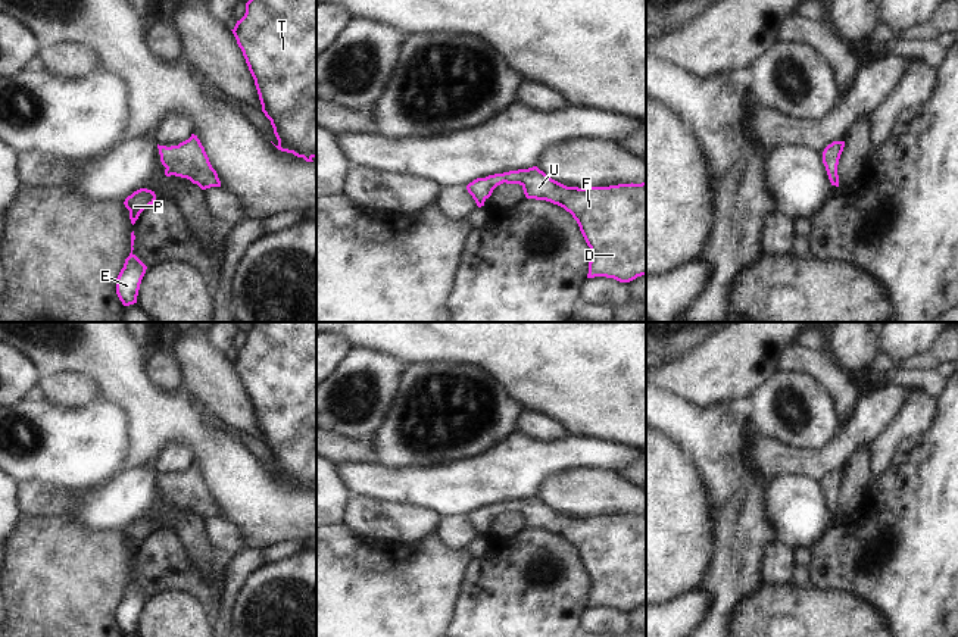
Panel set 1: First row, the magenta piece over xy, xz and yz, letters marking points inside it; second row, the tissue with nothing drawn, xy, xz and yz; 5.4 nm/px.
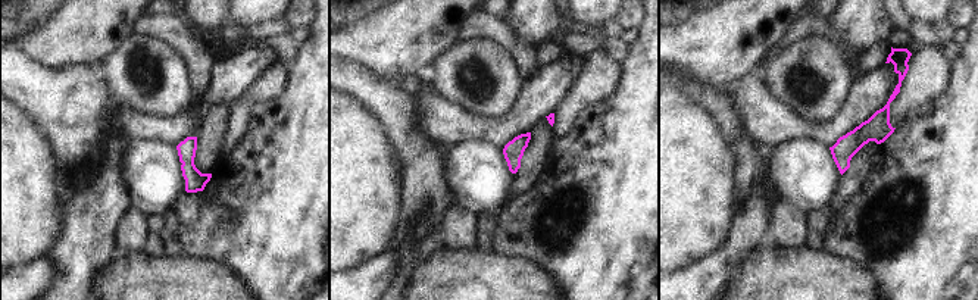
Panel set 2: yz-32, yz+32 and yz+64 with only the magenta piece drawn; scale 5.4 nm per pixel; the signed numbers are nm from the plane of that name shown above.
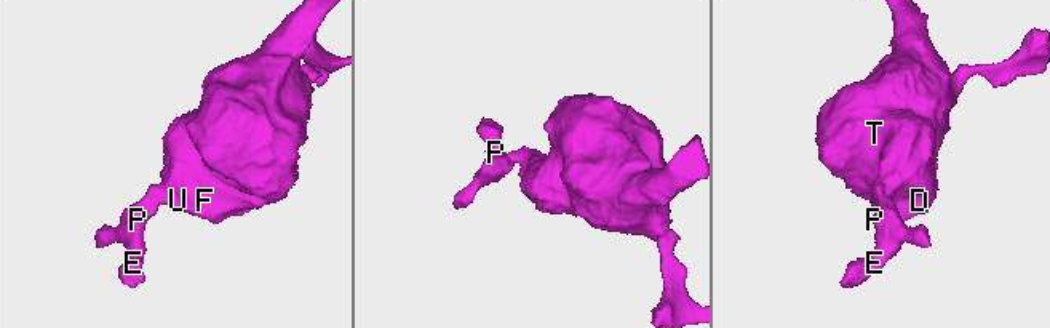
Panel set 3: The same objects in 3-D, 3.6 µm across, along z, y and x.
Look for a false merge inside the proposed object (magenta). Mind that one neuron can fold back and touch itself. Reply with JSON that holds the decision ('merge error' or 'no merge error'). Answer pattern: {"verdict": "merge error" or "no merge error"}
{"verdict": "no merge error"}

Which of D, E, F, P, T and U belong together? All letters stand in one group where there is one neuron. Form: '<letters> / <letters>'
D E F P T U

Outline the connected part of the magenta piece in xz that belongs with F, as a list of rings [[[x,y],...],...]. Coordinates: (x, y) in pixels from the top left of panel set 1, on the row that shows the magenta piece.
[[[533,166],[477,178],[466,185],[466,190],[481,207],[493,190],[503,182],[519,184],[527,199],[550,202],[572,215],[592,250],[587,278],[606,277],[630,282],[646,275],[646,182],[586,188],[567,187]]]

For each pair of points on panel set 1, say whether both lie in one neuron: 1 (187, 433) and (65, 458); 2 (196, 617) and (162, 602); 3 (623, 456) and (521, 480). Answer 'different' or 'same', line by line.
1: different
2: same
3: same

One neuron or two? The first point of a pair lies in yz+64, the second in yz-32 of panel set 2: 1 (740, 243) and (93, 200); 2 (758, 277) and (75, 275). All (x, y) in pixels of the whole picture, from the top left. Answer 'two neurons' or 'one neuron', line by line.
1: two neurons
2: two neurons

